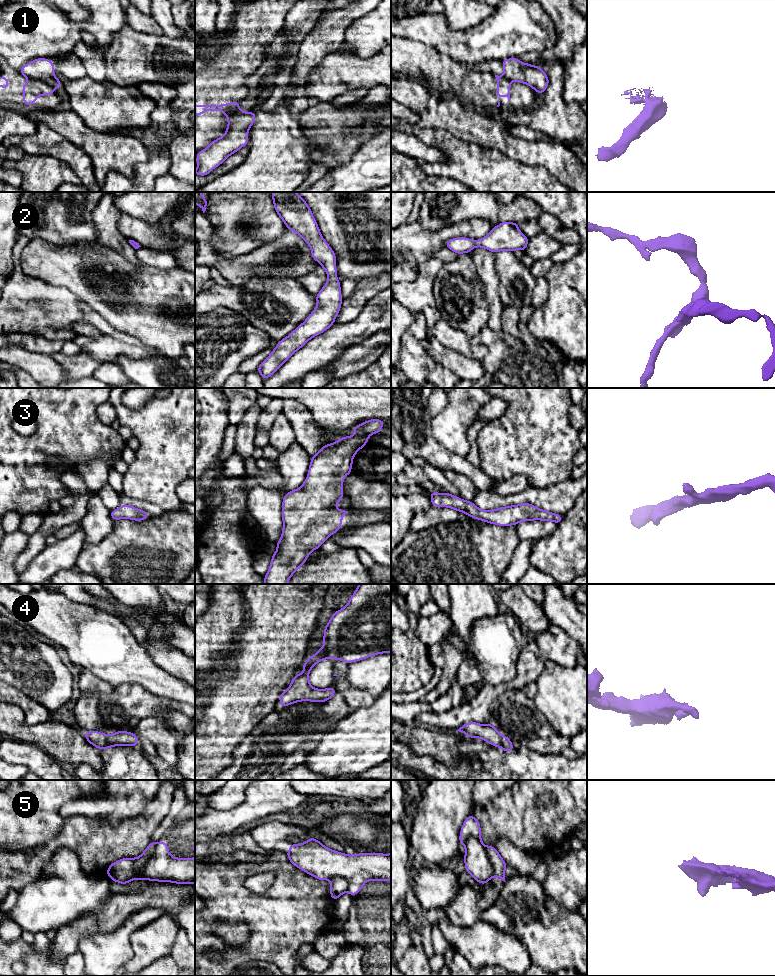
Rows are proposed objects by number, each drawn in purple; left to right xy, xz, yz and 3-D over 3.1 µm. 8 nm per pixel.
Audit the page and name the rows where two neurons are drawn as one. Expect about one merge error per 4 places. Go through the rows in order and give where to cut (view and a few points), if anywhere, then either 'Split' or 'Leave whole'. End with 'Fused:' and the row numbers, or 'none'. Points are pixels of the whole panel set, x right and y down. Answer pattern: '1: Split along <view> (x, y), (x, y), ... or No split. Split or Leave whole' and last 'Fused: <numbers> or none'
1: Split along xy (27, 76), (33, 79), (42, 79), (55, 87). Split
2: No split. Leave whole
3: No split. Leave whole
4: No split. Leave whole
5: No split. Leave whole
Fused: 1

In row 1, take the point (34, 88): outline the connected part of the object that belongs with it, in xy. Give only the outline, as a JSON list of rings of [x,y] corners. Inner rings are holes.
[[[28,78],[28,82],[22,86],[22,91],[23,103],[28,106],[33,106],[37,97],[41,95],[52,95],[55,87],[43,80]]]

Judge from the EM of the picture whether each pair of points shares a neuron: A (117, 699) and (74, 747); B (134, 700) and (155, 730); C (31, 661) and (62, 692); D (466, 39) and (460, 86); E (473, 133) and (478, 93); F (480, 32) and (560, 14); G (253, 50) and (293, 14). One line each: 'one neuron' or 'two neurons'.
A: two neurons
B: two neurons
C: one neuron
D: two neurons
E: two neurons
F: two neurons
G: two neurons

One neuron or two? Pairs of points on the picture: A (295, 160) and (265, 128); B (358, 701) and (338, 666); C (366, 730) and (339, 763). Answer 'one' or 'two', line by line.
A: one
B: one
C: one

